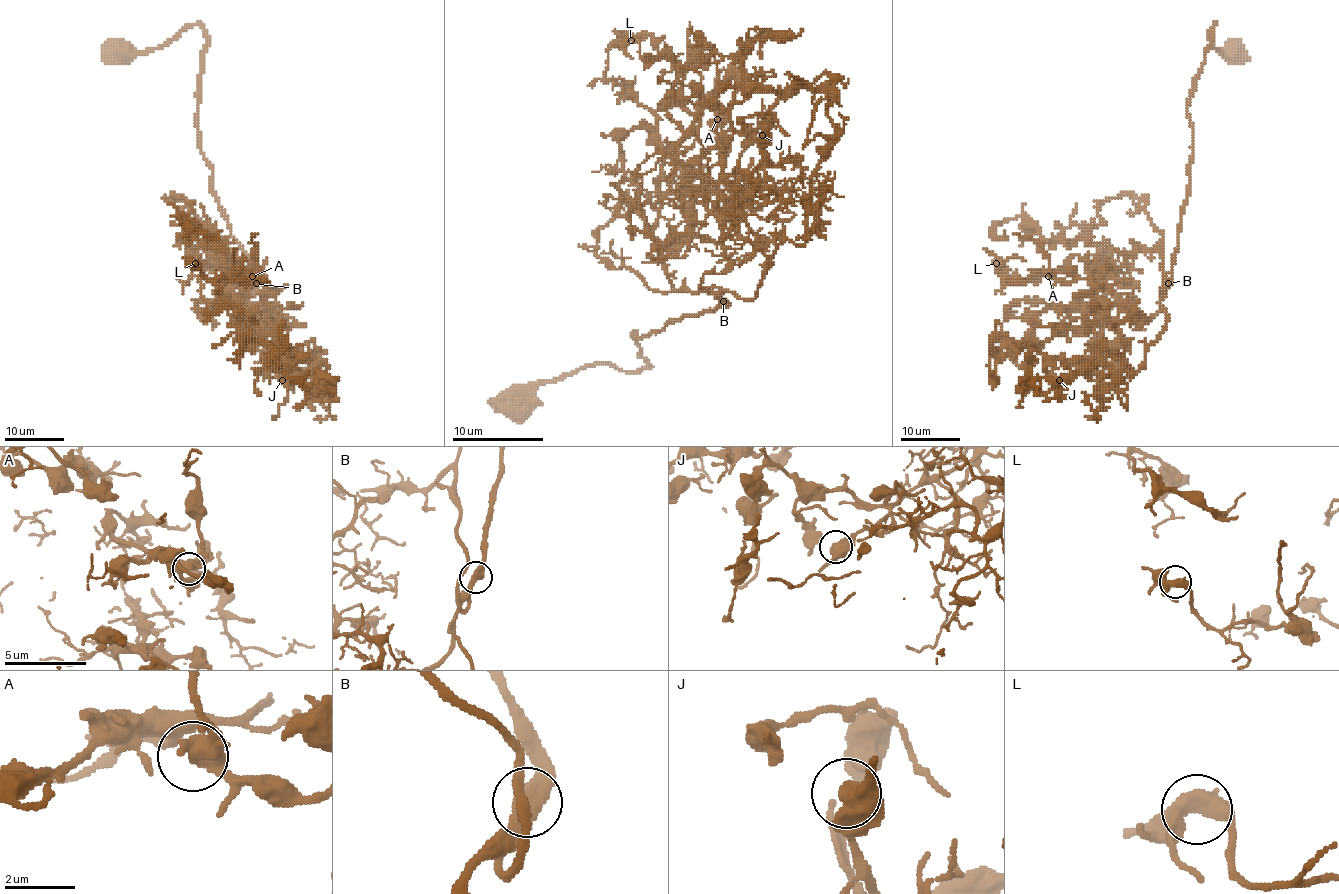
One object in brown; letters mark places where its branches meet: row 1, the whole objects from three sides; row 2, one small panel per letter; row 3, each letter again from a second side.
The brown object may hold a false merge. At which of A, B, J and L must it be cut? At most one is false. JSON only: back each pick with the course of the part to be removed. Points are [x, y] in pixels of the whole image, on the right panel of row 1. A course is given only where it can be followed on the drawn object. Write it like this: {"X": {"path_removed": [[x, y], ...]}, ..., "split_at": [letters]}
{"split_at": []}

